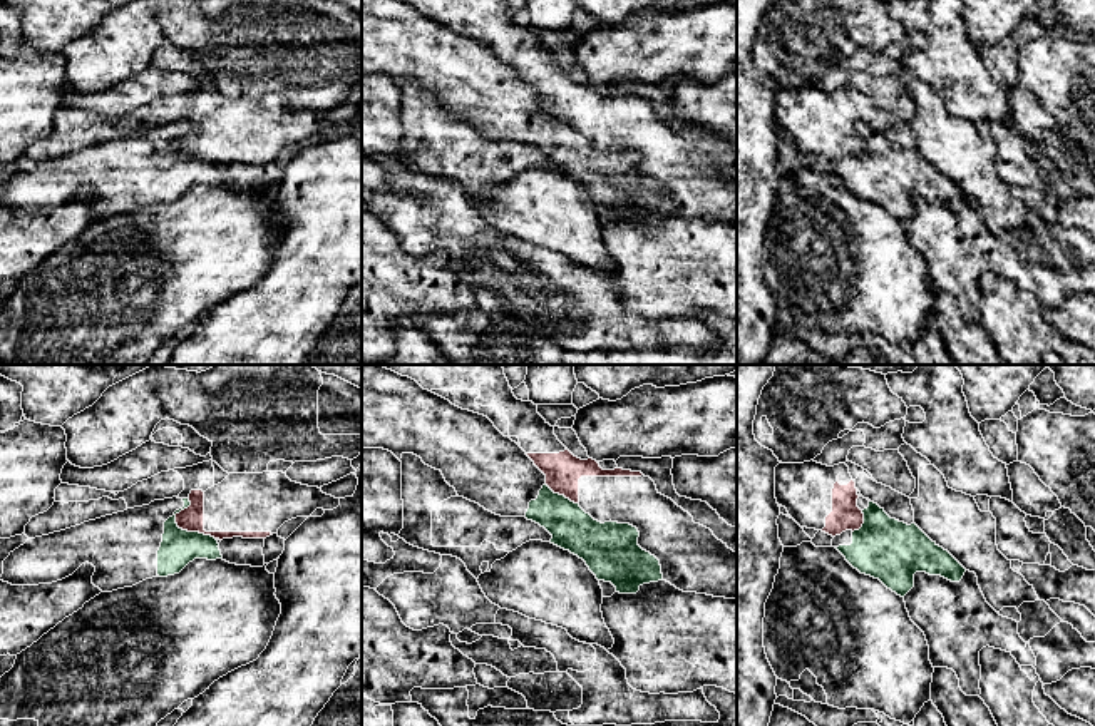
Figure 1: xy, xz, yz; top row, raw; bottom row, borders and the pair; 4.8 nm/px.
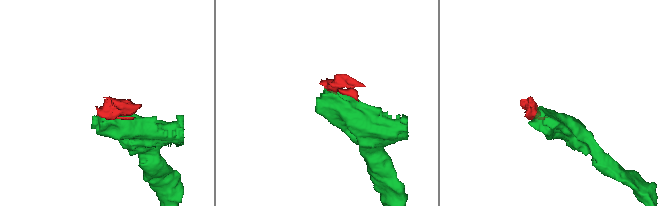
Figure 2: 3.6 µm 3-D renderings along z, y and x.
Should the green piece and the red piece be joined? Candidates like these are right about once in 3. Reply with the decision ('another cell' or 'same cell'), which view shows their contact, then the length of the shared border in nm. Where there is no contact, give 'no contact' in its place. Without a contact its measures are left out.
another cell | xy | 240 nm

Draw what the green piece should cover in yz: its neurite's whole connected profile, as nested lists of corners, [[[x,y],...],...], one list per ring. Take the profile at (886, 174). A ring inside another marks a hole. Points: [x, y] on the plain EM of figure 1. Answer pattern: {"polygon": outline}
{"polygon": [[[864,122],[857,124],[857,132],[864,139],[862,152],[835,161],[832,172],[861,199],[879,204],[901,222],[914,212],[916,197],[941,201],[951,207],[963,204],[966,194],[916,149],[891,144]]]}

